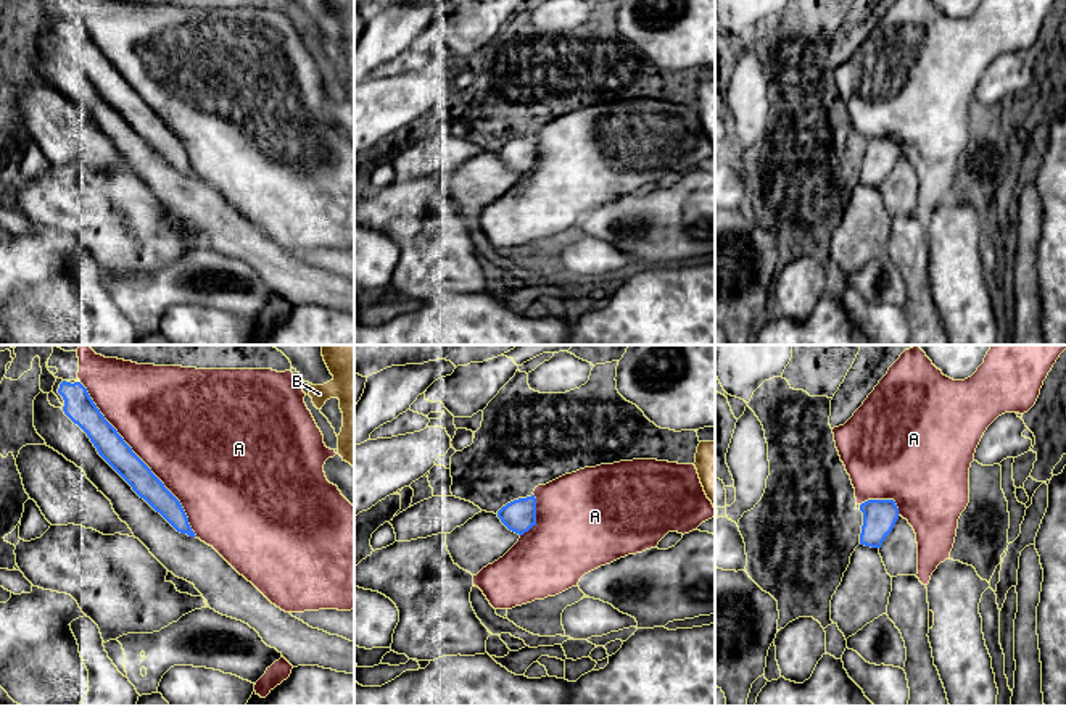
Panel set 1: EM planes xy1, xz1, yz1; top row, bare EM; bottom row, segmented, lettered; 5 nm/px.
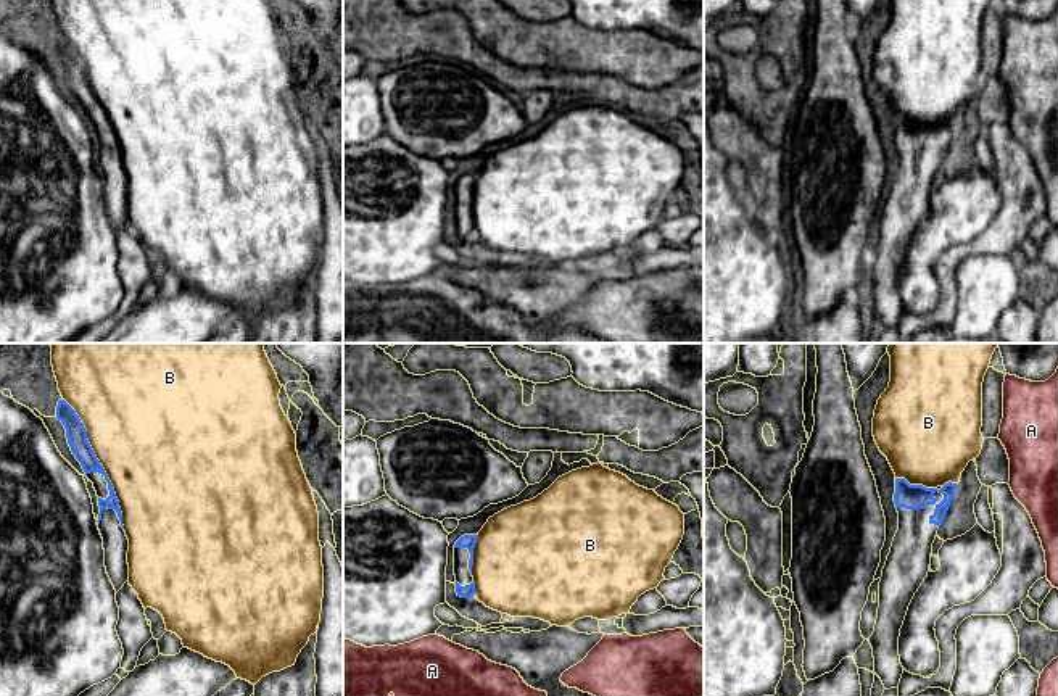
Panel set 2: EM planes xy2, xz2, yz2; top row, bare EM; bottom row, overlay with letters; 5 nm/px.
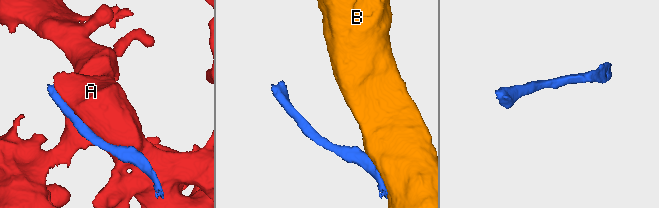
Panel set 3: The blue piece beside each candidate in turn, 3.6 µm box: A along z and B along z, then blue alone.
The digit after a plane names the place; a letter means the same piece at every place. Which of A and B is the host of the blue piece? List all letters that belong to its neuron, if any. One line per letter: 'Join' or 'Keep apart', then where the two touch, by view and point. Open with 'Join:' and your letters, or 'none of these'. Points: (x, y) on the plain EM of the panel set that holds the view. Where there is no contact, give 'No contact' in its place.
Join: none of these
A: Keep apart. Touches blue at xy1 (140, 99)
B: Keep apart. Touches blue at xy2 (99, 102)

